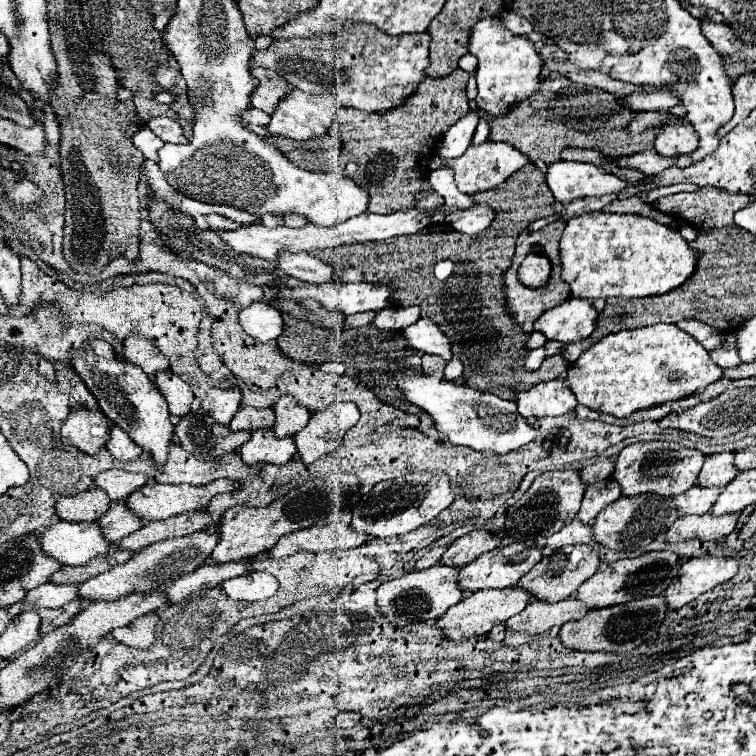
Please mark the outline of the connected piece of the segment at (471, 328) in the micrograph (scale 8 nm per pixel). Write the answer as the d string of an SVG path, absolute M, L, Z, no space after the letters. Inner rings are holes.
M488 190L484 194L476 194L474 204L492 206L496 210L496 220L492 222L492 226L488 230L484 230L476 236L460 234L450 224L432 224L432 226L428 226L416 234L410 234L410 236L396 236L392 240L384 240L384 242L376 242L376 244L352 244L352 246L340 246L340 248L312 250L310 254L320 258L322 262L330 264L334 270L354 266L354 268L362 270L362 276L366 282L396 286L396 300L400 302L400 306L420 306L422 316L432 318L444 330L444 334L448 334L448 338L452 340L452 354L456 358L460 358L464 364L464 378L466 378L468 386L472 386L476 390L498 394L500 398L506 398L506 400L512 400L512 394L516 394L524 388L532 388L544 380L552 380L568 368L568 364L562 356L554 356L554 362L544 362L536 372L526 372L524 360L528 356L528 350L524 348L524 344L528 340L528 334L524 334L524 330L516 324L516 320L510 318L510 312L506 310L506 304L504 304L502 276L512 266L516 238L520 236L522 230L528 228L530 222L534 222L538 218L546 218L550 214L556 214L554 202L556 200L554 200L552 192L548 198L544 198L544 196L526 198L526 194L514 194L508 190ZM444 258L454 262L454 274L446 282L440 282L434 276L434 264Z

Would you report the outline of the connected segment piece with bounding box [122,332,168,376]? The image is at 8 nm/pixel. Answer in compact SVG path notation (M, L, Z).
M138 332L128 334L122 342L124 358L136 366L140 366L148 376L156 376L156 372L168 368L168 358L154 346L152 340L142 338Z

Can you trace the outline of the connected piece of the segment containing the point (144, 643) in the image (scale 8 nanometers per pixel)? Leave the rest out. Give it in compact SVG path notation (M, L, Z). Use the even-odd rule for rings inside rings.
M150 612L150 614L144 614L140 618L132 620L132 624L128 624L124 628L112 630L112 636L116 642L122 642L132 648L150 648L154 642L156 622L158 622L158 614Z

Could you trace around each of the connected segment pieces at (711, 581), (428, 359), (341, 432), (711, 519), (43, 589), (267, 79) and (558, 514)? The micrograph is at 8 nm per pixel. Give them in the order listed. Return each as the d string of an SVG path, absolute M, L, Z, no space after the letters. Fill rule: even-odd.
M700 556L690 558L680 566L680 576L666 590L670 610L682 608L700 594L716 588L722 582L728 582L736 576L740 562L728 556Z
M424 354L422 356L422 370L428 374L428 372L442 372L446 366L446 360L442 358L436 358L436 356L428 356Z
M332 402L328 408L312 412L310 422L294 436L302 462L310 464L336 450L358 420L360 410L354 402Z
M710 512L706 514L686 514L674 522L674 526L668 530L666 540L668 542L680 542L680 540L722 540L728 536L738 524L738 514L730 512L724 516L714 516Z
M46 582L26 596L28 602L32 602L36 608L60 608L68 602L72 602L78 596L78 584L54 584Z
M252 70L252 76L258 78L258 88L252 94L252 106L272 114L282 98L290 94L290 86L274 70Z
M578 470L540 474L530 486L530 490L514 506L508 508L504 534L514 536L516 540L542 542L544 538L558 532L566 522L570 522L578 514L584 492L586 492L586 484L582 482Z

